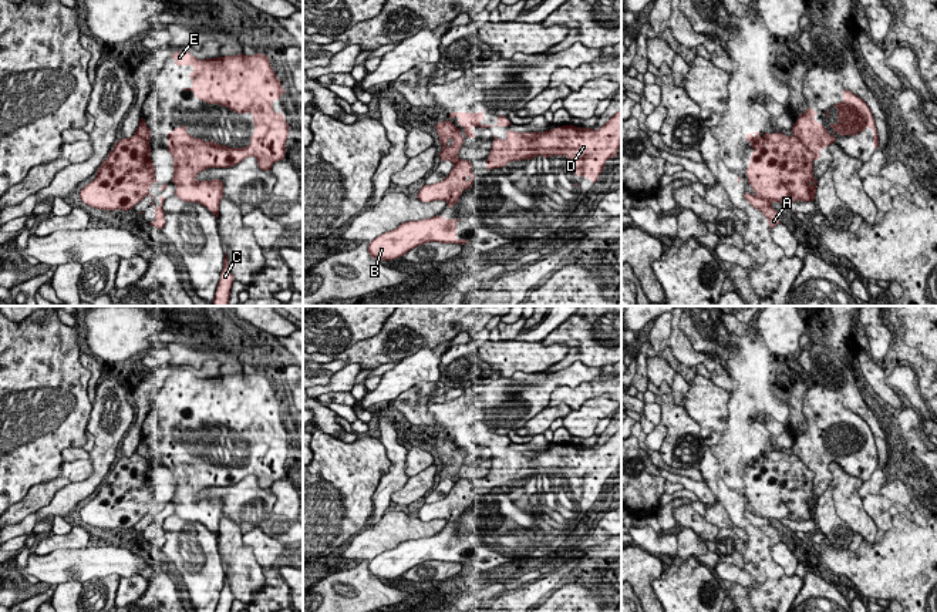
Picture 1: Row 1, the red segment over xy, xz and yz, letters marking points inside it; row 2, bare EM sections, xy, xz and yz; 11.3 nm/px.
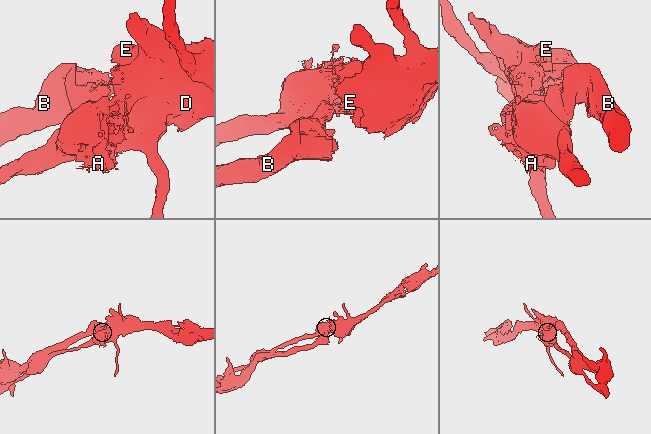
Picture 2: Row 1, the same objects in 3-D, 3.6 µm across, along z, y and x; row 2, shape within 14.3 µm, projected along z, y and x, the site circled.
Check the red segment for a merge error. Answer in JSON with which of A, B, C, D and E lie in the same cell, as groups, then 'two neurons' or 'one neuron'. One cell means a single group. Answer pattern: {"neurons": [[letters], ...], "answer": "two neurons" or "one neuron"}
{"neurons": [["A"], ["B", "C", "D", "E"]], "answer": "two neurons"}

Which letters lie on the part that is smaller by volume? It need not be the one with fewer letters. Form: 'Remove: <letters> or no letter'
Remove: A

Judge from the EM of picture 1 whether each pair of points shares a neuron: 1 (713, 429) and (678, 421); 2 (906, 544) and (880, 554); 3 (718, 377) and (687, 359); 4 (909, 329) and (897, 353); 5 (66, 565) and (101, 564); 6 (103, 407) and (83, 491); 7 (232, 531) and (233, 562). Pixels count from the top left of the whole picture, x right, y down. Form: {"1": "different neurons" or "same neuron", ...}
{"1": "different neurons", "2": "same neuron", "3": "same neuron", "4": "same neuron", "5": "same neuron", "6": "same neuron", "7": "same neuron"}

